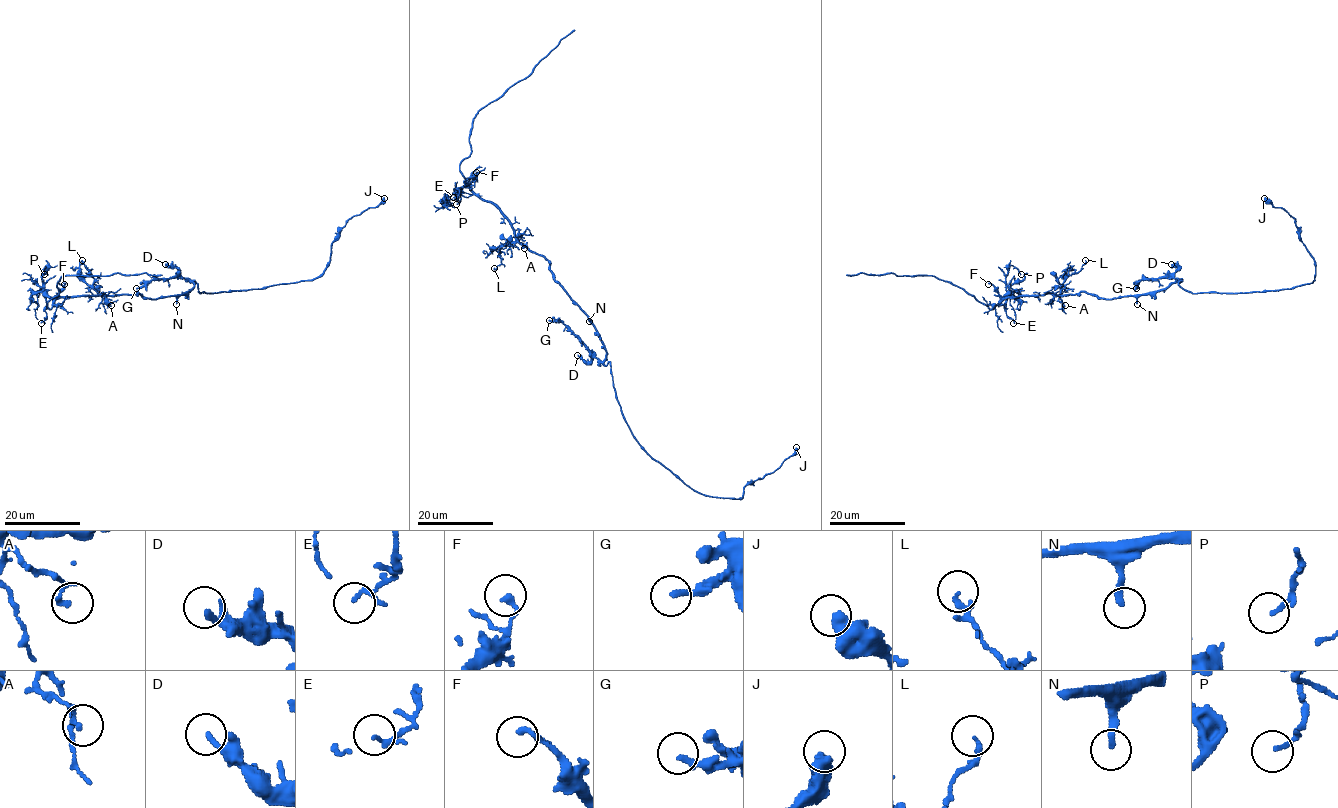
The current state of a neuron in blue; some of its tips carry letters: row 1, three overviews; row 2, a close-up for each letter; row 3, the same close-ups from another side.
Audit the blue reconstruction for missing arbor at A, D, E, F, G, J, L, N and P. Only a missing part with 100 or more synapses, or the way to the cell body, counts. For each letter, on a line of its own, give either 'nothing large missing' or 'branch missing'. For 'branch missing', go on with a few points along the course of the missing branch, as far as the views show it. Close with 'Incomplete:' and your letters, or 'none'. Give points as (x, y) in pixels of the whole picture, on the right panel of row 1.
A: nothing large missing
D: nothing large missing
E: nothing large missing
F: nothing large missing
G: nothing large missing
J: nothing large missing
L: nothing large missing
N: nothing large missing
P: nothing large missing
Incomplete: none

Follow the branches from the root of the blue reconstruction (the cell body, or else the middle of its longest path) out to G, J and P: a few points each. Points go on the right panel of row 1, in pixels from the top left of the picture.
G: (1127, 295), (1152, 294), (1177, 281), (1171, 276), (1142, 279), (1136, 288)
J: (1127, 295), (1152, 294), (1181, 281), (1193, 293), (1270, 291), (1311, 283), (1315, 262), (1295, 220), (1264, 198)
P: (1127, 295), (1101, 299), (1081, 291), (1004, 298), (1007, 268), (1013, 265), (1021, 274)

